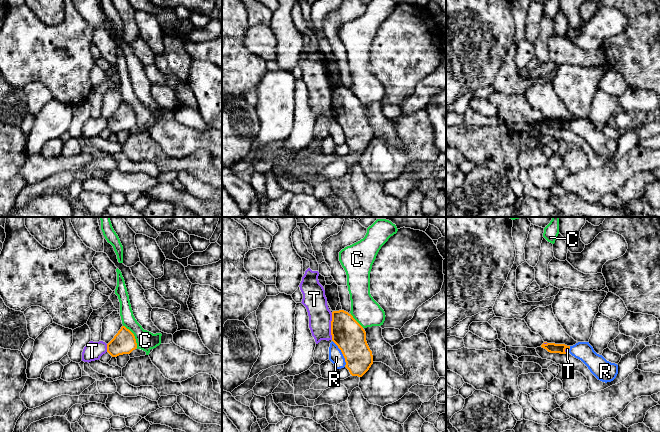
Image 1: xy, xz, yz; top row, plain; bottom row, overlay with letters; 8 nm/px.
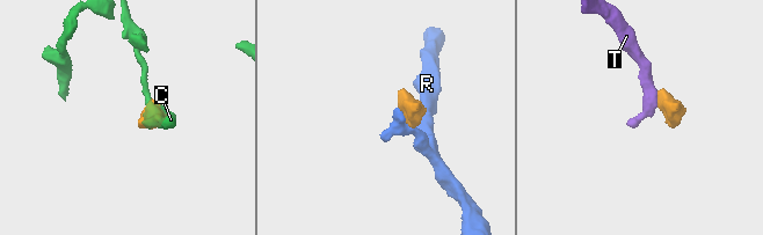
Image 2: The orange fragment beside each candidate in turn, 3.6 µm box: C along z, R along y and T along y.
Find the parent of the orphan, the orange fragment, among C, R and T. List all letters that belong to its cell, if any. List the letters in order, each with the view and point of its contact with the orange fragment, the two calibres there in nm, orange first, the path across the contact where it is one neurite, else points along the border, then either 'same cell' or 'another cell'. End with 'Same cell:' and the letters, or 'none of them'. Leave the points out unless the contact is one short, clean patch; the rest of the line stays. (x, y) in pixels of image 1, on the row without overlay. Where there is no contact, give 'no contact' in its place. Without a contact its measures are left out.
C: xy (134, 112) | 190/150 nm | along xy (123, 101), (133, 110), (137, 123) | another cell
R: xz (342, 129) | 260/110 nm | along xz (332, 116), (340, 126), (345, 142) | another cell
T: xz (331, 102) | 260/190 nm | another cell
Same cell: none of them

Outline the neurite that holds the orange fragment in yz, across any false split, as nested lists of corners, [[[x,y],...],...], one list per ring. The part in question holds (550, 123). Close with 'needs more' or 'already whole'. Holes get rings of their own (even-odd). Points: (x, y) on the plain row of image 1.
[[[547,119],[547,120],[542,120],[542,124],[546,125],[550,129],[560,129],[560,130],[567,130],[565,128],[566,124],[570,125],[570,122],[567,122],[565,120],[555,120],[555,119]]]; already whole

